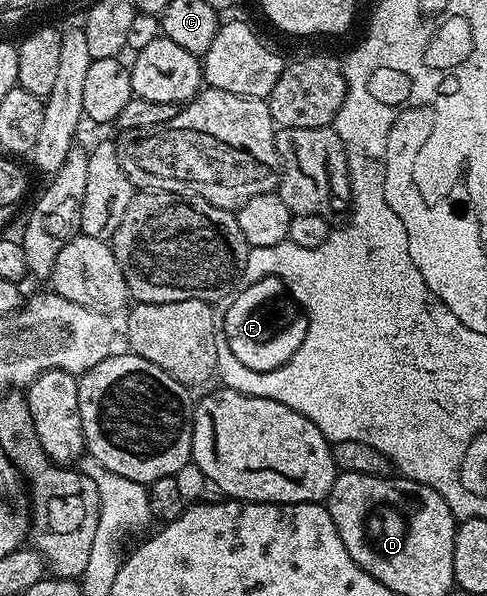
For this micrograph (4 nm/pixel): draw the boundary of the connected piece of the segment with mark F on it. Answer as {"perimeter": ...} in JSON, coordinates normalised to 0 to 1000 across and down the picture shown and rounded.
{"perimeter":[[[536,466],[497,478],[476,500],[478,508],[460,515],[462,562],[474,591],[501,614],[548,624],[606,597],[622,564],[630,564],[634,530],[577,468]]]}

